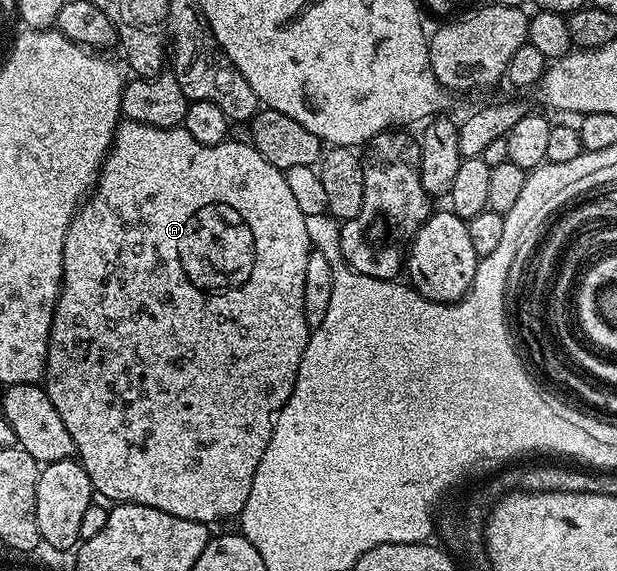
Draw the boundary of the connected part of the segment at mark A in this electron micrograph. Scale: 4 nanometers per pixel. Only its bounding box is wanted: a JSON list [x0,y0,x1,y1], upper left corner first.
[45,119,311,523]

